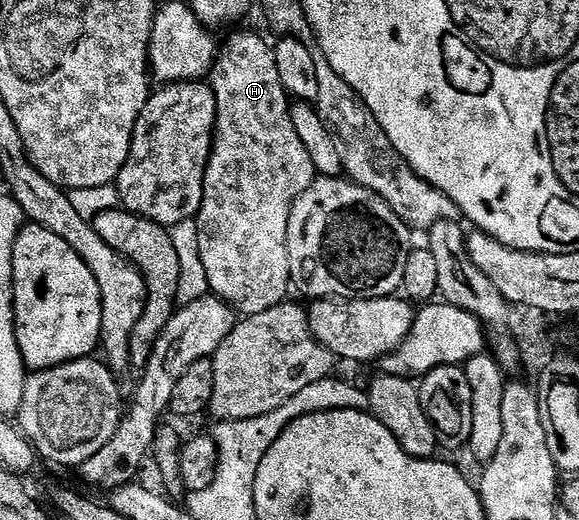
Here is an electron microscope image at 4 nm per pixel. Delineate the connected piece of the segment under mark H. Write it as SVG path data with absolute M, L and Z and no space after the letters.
M245 30L242 34L233 34L220 47L217 61L213 63L211 71L211 85L217 101L217 127L213 129L213 151L207 164L207 172L203 180L203 204L195 219L199 228L199 257L203 259L203 268L207 272L207 284L216 297L221 298L237 311L238 315L248 316L267 312L267 308L275 308L280 302L286 301L290 293L289 281L289 249L287 248L287 228L291 220L293 205L311 188L311 184L318 177L315 164L311 164L311 156L307 148L303 148L303 140L299 140L299 132L295 132L295 124L291 120L291 99L285 93L283 80L279 80L279 64L275 64L273 46L265 43L257 34Z

